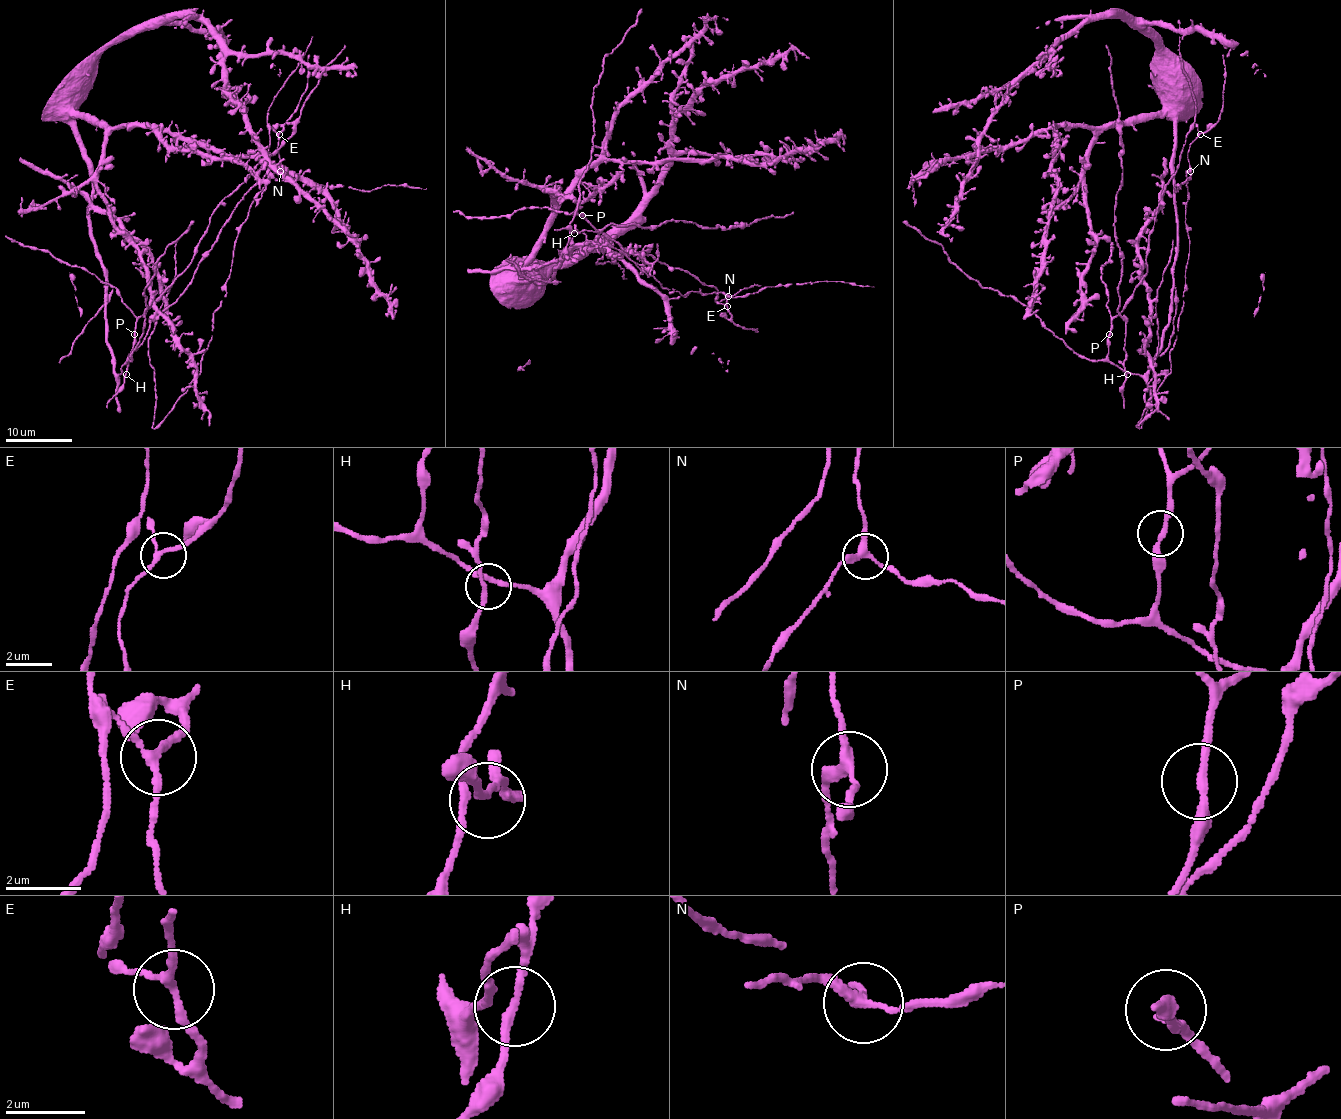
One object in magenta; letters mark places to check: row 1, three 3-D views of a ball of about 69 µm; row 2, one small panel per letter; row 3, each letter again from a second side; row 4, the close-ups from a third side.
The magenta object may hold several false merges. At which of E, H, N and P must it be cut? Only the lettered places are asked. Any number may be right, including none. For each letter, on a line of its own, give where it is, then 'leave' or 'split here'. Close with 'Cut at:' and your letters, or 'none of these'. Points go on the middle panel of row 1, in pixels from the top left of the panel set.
E: (727, 306) | leave
H: (574, 233) | leave
N: (728, 296) | leave
P: (582, 215) | leave
Cut at: none of these

